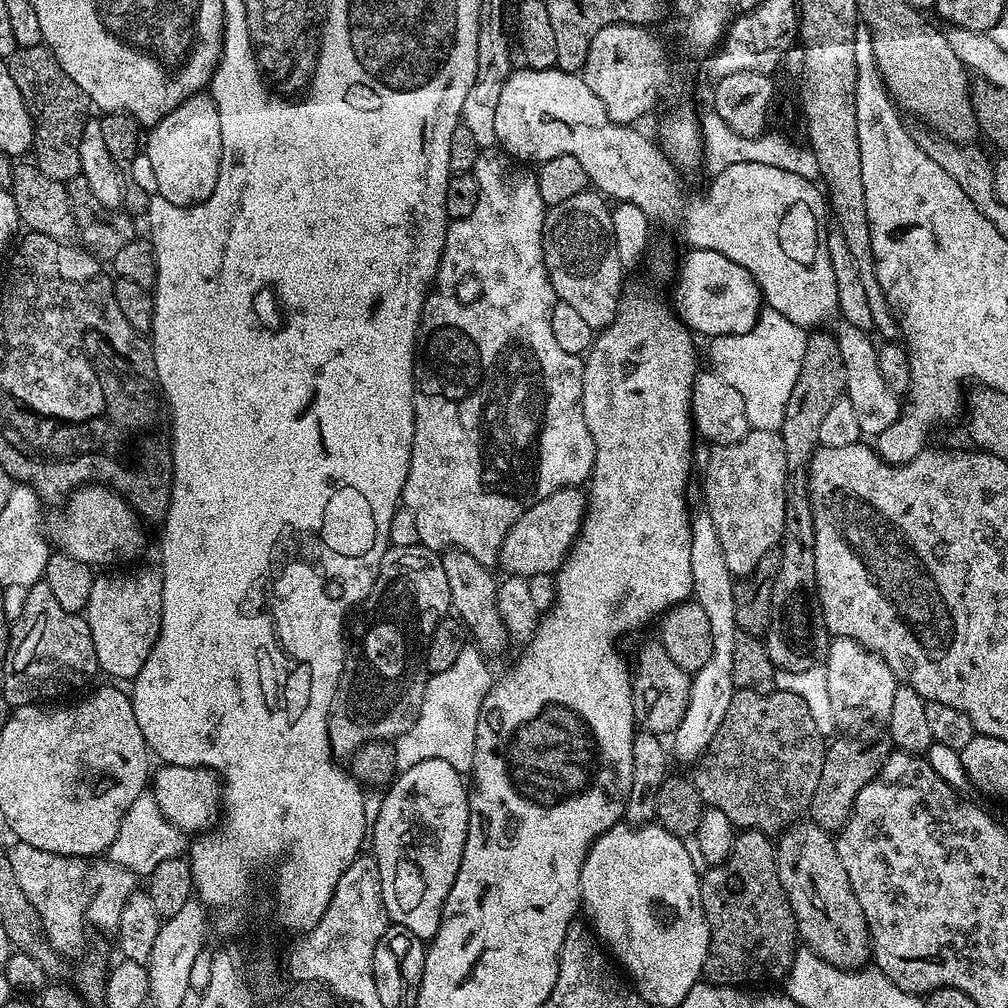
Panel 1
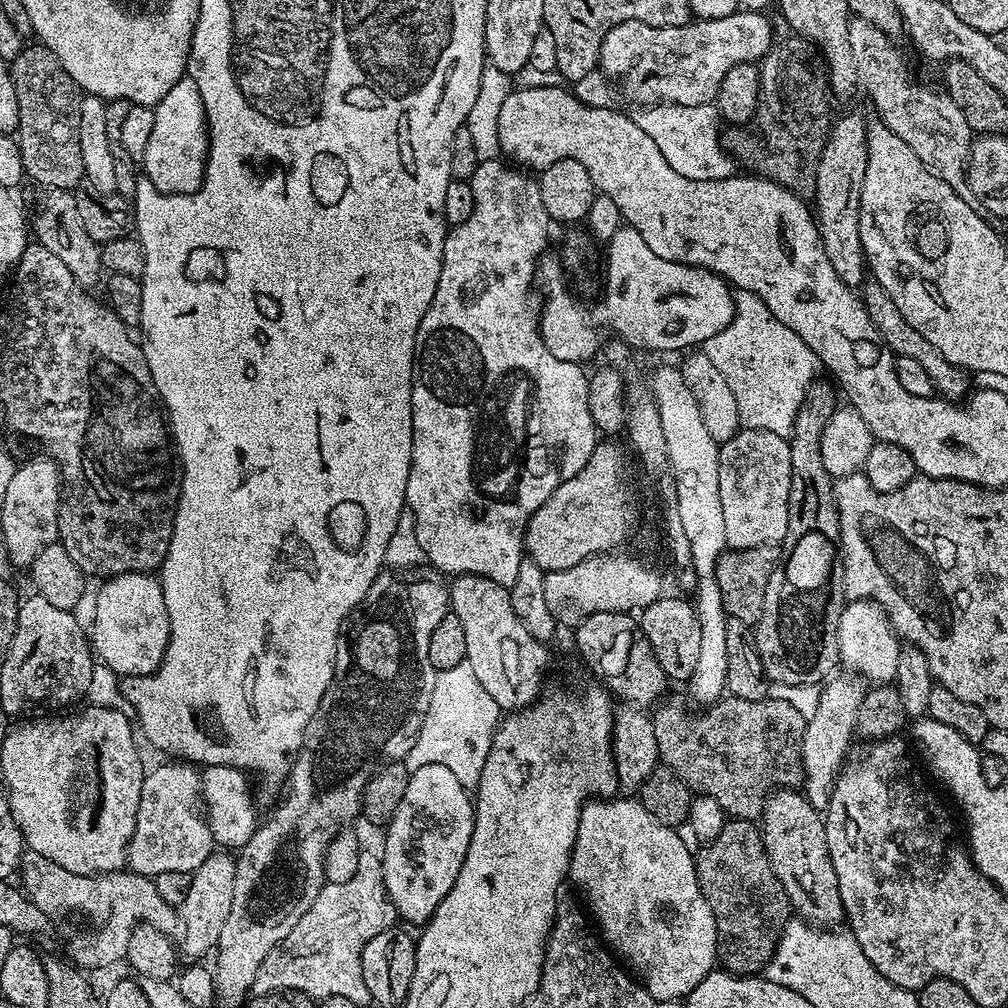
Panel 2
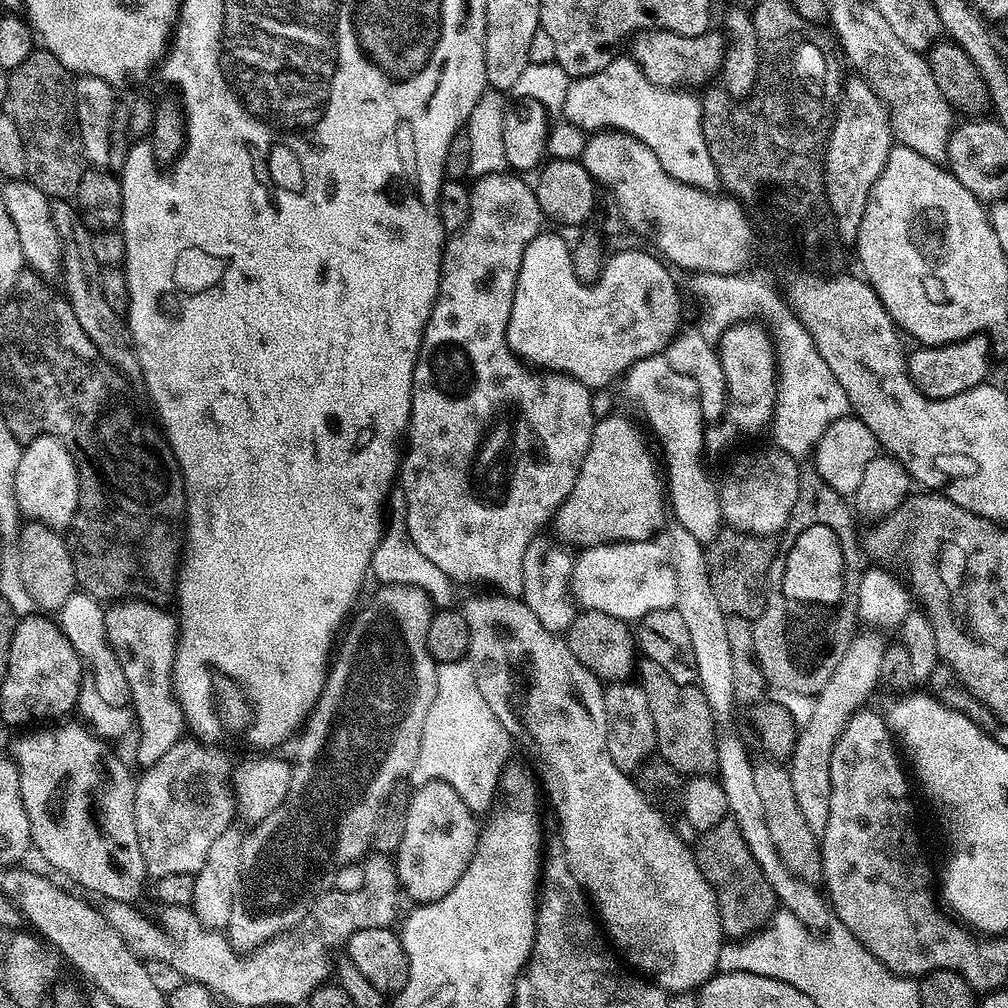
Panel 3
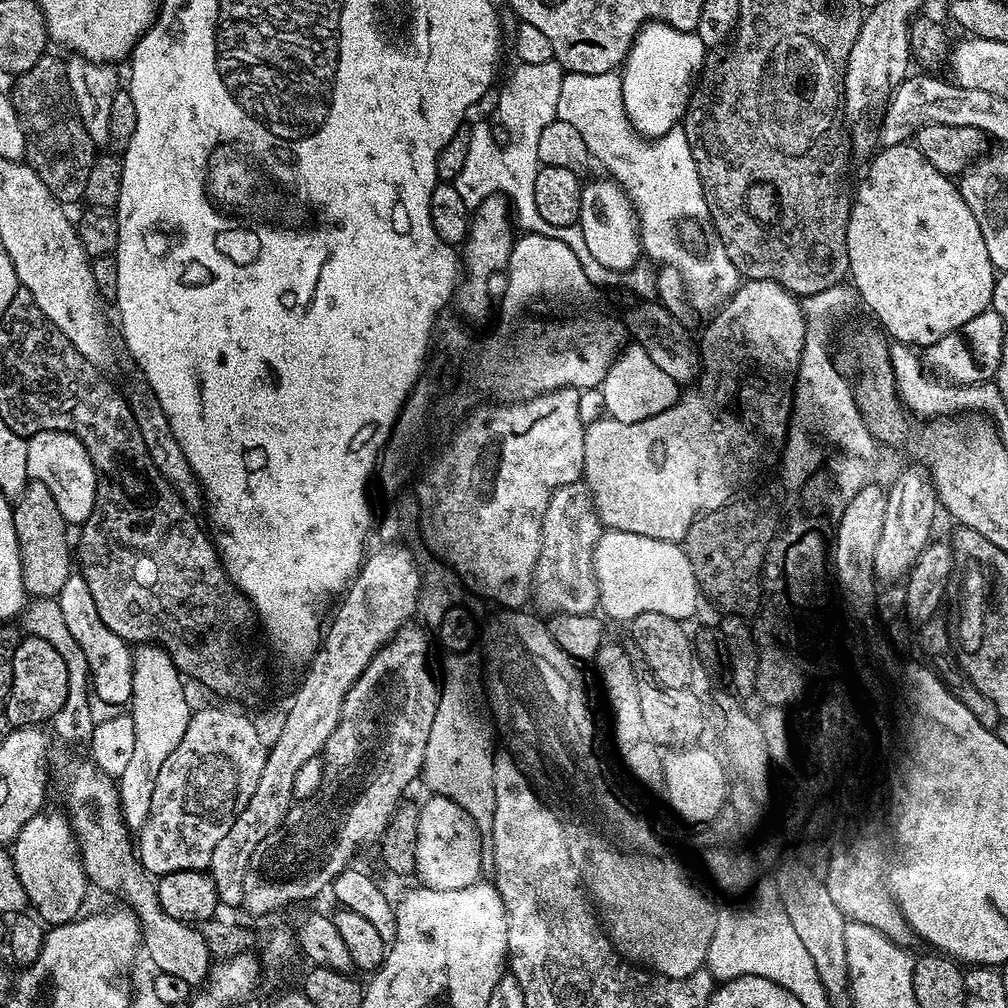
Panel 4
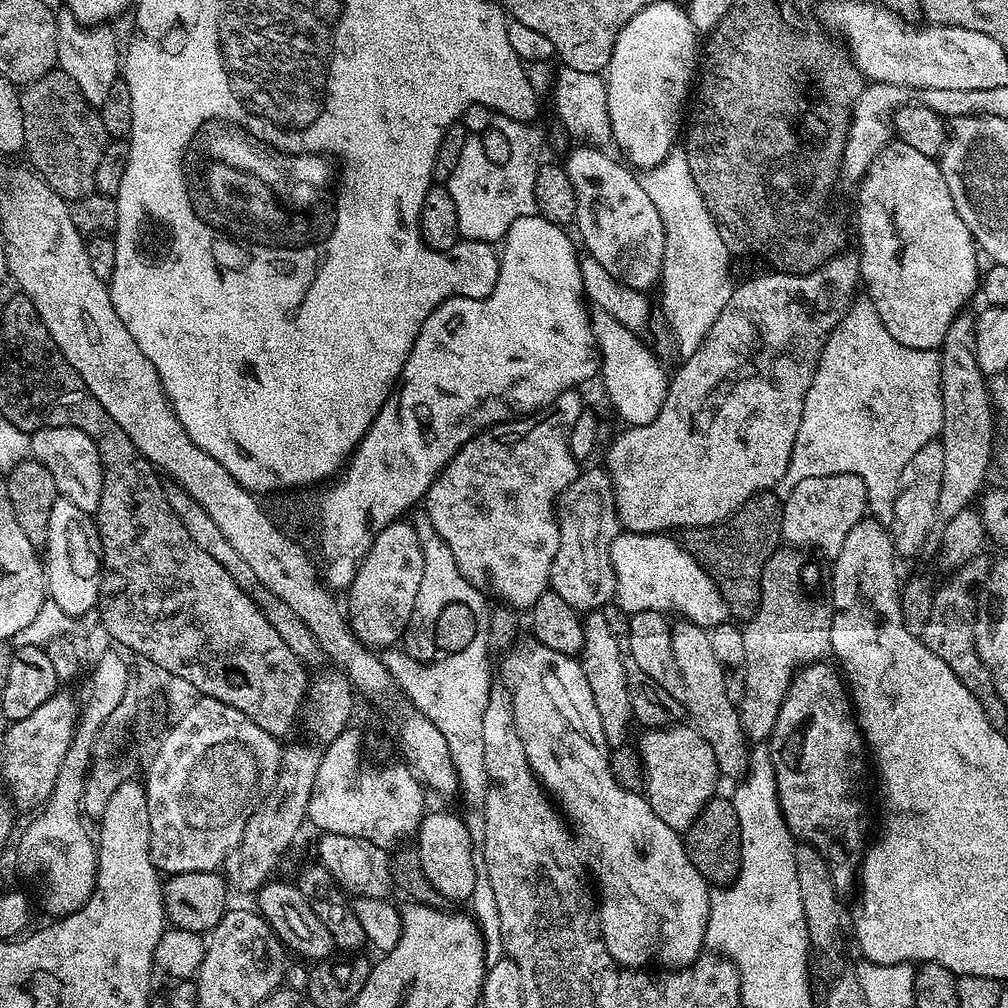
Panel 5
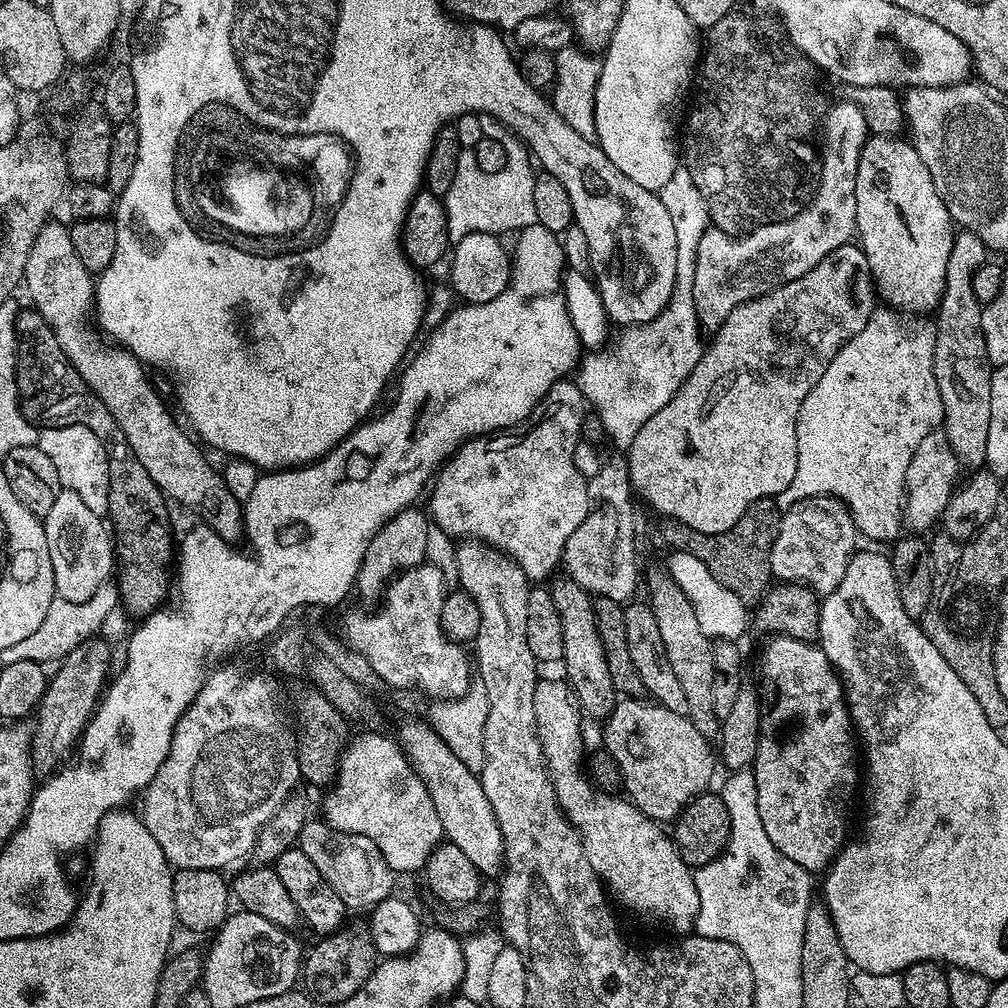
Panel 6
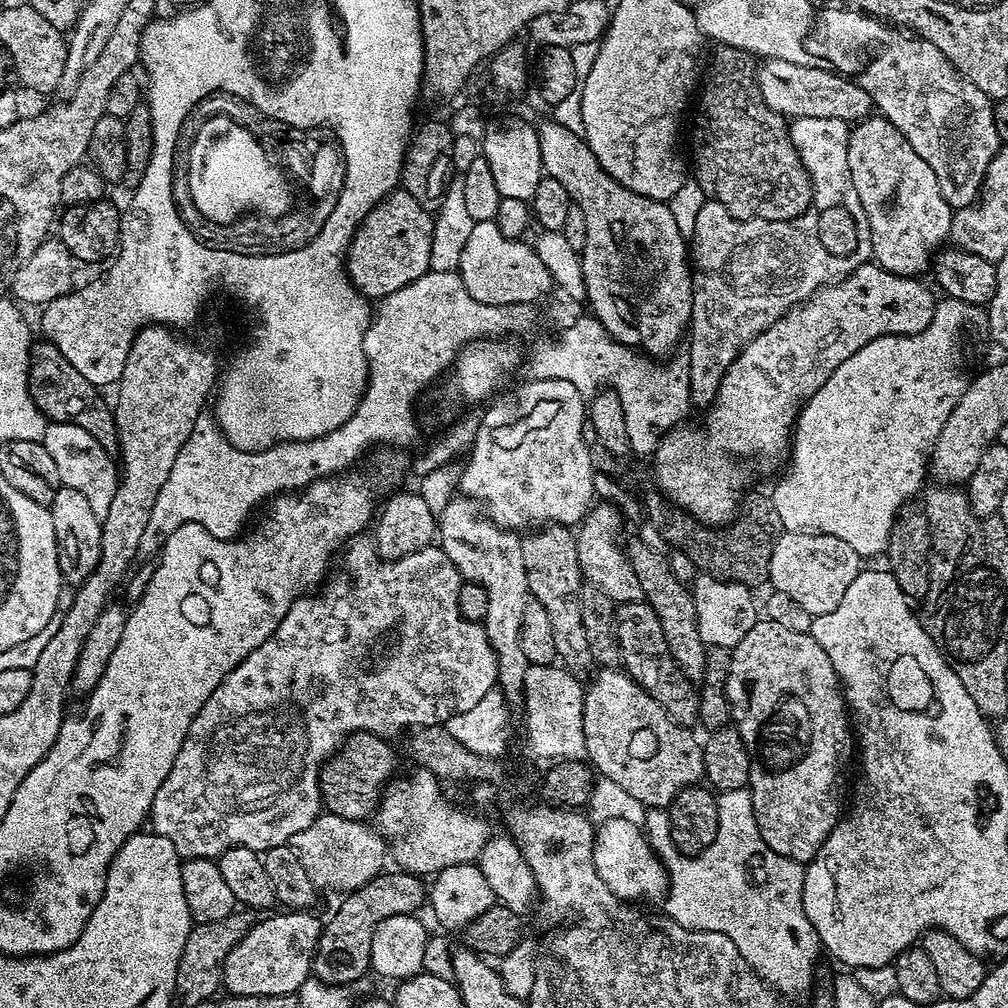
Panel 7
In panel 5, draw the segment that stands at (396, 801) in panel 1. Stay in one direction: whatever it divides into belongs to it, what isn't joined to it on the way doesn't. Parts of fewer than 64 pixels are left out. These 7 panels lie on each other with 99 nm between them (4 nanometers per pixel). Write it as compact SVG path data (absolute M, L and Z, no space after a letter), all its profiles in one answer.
M432 812L425 815L418 831L420 868L426 870L426 878L443 894L445 901L468 900L476 888L478 876L478 856L474 851L472 834L463 819L459 820L452 812Z

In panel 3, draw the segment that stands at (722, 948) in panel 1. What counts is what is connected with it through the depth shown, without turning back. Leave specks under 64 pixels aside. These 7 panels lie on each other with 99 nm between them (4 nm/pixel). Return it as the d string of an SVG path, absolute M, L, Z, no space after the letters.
M726 818L702 833L699 839L694 844L696 865L712 887L720 915L720 929L729 941L756 935L776 915L778 901L766 874L762 874L758 862L754 862L754 854L750 854L750 846L746 846L738 822Z

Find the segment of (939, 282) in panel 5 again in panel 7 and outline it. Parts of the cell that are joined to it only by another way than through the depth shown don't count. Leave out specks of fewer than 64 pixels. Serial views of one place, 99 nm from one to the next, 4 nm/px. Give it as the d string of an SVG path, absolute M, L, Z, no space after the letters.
M879 114L869 115L849 131L848 161L858 202L862 202L866 214L875 263L899 276L915 277L920 274L916 272L923 268L925 271L934 253L949 239L954 211L938 190L934 170L914 154L908 139Z

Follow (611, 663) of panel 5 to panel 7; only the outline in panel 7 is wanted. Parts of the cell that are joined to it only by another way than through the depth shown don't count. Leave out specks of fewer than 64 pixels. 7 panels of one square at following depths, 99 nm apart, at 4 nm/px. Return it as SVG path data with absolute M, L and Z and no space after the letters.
M552 526L547 530L532 530L521 539L522 562L526 562L526 578L531 599L542 602L546 615L550 618L550 627L554 633L554 650L559 663L573 674L581 674L588 667L593 667L594 661L590 652L590 642L586 642L586 629L582 626L582 599L580 584L580 563L576 553L576 542L573 533L564 526Z

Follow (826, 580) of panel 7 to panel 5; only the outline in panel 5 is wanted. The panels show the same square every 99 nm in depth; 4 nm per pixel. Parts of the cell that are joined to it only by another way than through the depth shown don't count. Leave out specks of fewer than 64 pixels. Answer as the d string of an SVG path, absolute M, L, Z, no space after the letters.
M854 474L802 478L790 495L783 497L784 513L780 534L785 545L796 550L813 548L828 558L842 550L842 542L868 512L868 487Z

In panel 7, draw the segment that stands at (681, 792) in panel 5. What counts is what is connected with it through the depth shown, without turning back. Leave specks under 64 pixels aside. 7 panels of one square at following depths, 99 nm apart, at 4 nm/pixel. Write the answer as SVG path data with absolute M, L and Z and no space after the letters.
M600 668L593 678L592 685L584 689L584 746L591 767L603 779L618 782L630 798L638 798L645 809L667 809L672 800L683 788L691 788L701 783L704 773L703 747L701 741L691 736L689 729L676 724L650 698L650 694L637 684L627 672L617 668Z

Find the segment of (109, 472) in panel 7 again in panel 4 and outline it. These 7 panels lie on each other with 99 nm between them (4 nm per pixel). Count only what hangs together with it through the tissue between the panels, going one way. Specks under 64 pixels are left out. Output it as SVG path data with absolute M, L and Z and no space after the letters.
M36 432L27 437L26 470L29 480L40 480L54 494L62 518L73 526L79 526L90 518L96 501L98 473L90 462L90 454L72 432Z

